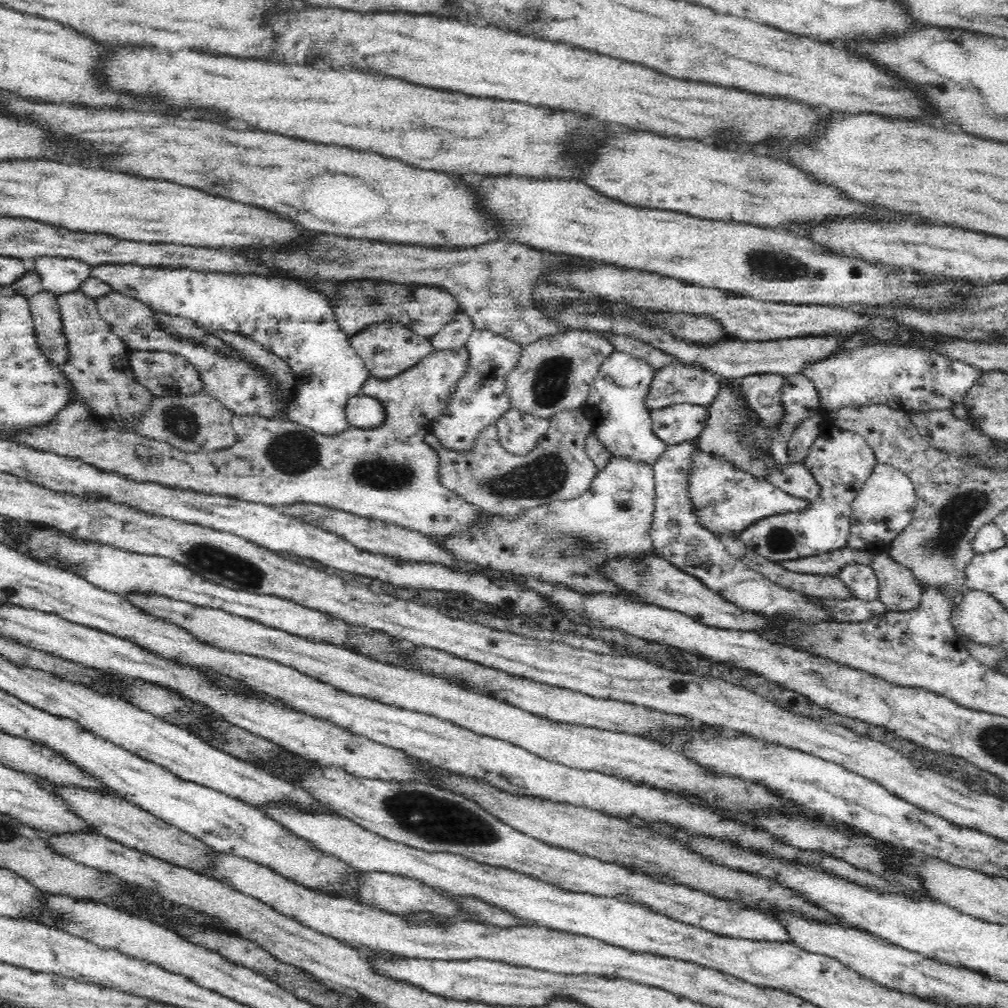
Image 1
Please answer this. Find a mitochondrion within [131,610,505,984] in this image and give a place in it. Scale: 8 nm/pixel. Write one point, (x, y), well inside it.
(429, 816)

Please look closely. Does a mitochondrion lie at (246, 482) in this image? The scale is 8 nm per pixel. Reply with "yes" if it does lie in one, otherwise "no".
no

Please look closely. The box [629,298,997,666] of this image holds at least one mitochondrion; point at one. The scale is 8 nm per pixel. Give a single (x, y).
(955, 517)

